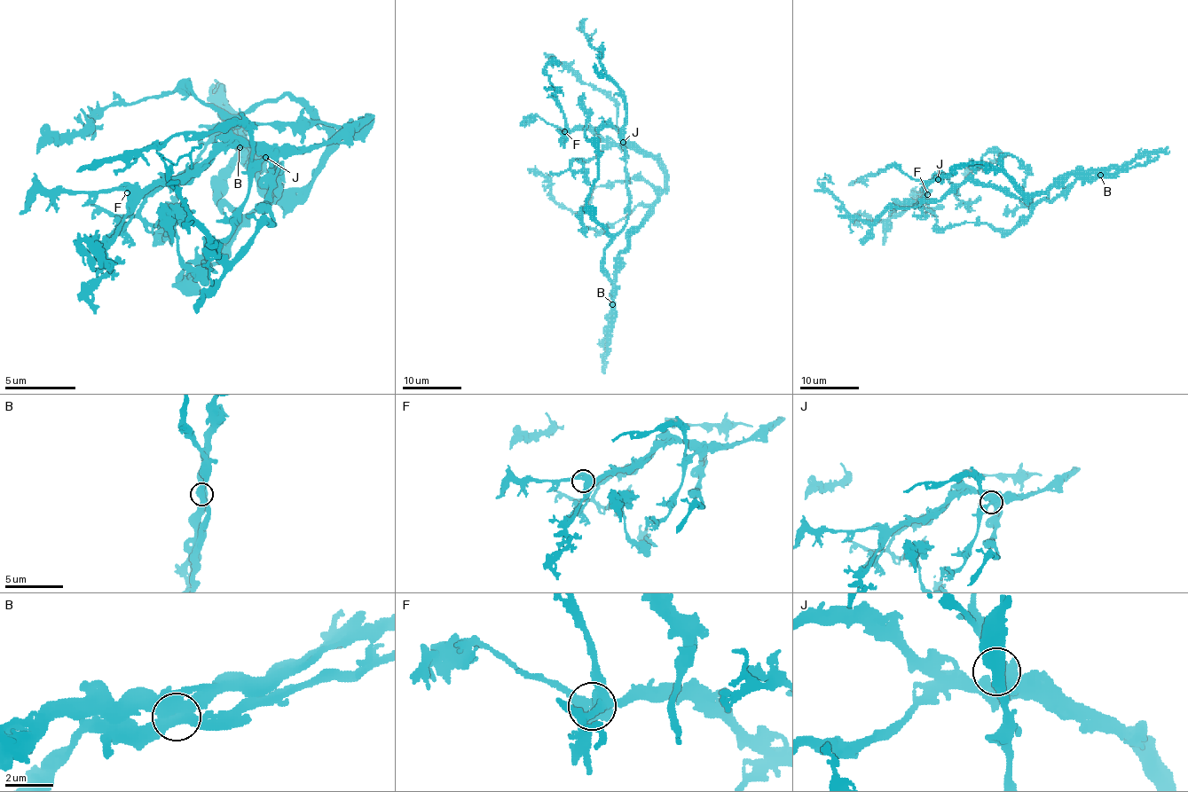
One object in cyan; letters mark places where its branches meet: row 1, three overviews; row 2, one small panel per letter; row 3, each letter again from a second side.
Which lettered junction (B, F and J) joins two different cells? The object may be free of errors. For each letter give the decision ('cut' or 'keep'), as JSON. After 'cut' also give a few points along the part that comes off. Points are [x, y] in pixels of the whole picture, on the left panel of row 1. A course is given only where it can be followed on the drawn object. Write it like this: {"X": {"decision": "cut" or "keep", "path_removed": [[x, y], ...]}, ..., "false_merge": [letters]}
{"B": {"decision": "cut", "path_removed": [[240, 146], [223, 207], [255, 214], [279, 192], [272, 160], [272, 224], [230, 260], [162, 157], [201, 143]]}, "F": {"decision": "keep"}, "J": {"decision": "keep"}, "false_merge": ["B"]}

